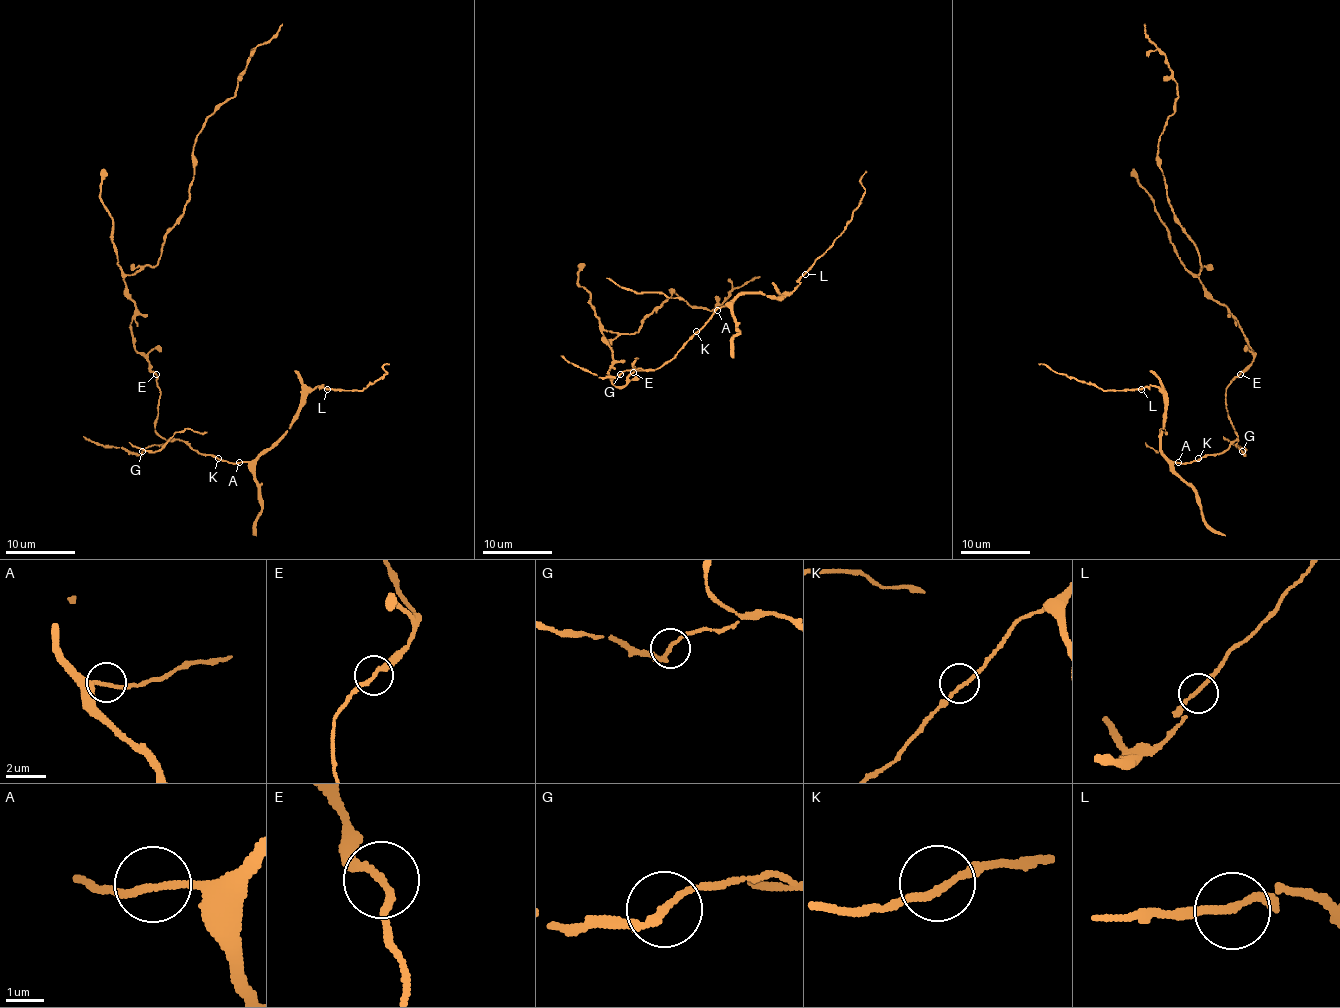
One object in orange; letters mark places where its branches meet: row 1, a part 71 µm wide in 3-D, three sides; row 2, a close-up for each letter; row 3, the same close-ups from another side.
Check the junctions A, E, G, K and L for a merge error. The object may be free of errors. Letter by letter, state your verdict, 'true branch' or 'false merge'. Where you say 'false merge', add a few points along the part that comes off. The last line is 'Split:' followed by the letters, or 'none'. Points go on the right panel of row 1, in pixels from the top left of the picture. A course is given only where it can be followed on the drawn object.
A: true branch
E: true branch
G: true branch
K: true branch
L: true branch
Split: none

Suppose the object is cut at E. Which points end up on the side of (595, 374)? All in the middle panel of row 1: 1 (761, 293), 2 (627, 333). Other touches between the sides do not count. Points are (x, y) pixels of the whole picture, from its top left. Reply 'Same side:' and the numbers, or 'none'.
Same side: 1

